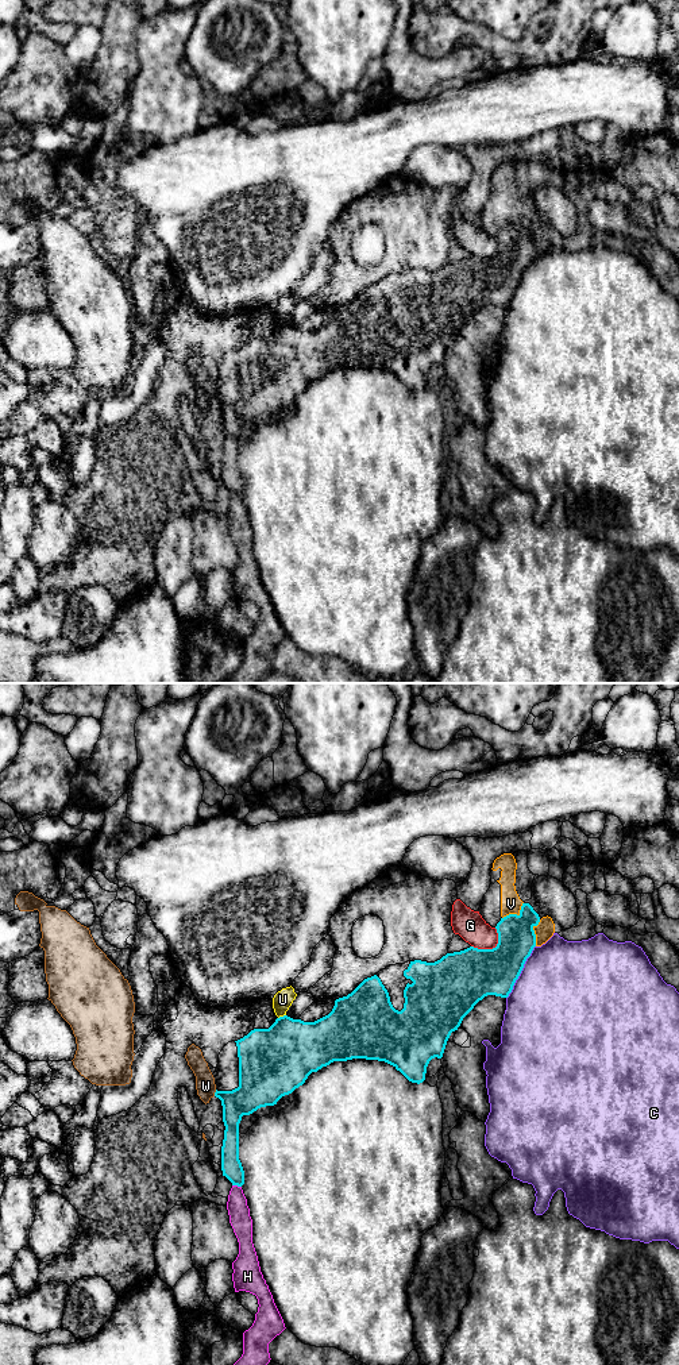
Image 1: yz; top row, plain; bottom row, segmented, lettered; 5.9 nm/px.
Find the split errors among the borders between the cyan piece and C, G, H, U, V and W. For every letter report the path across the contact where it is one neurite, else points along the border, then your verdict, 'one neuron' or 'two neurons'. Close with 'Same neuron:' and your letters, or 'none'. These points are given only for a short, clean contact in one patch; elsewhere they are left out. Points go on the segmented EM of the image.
C: two neurons
G: border yz (497, 929), (497, 944), (494, 947), (471, 947); two neurons
H: two neurons
U: border yz (285, 1014), (278, 1018); two neurons
V: two neurons
W: two neurons
Same neuron: none

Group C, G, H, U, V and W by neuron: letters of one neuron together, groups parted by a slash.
C / G / H / U / V / W

